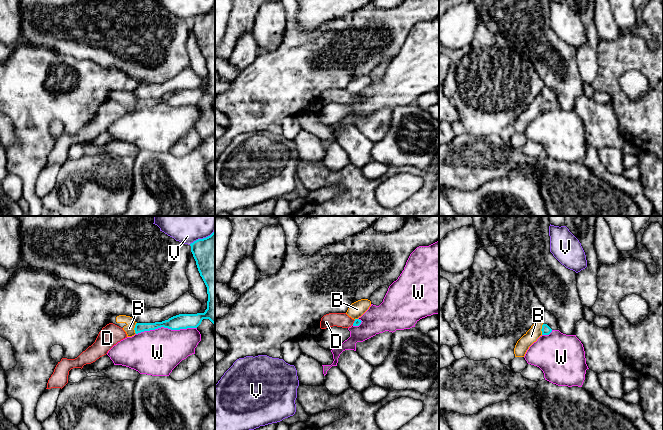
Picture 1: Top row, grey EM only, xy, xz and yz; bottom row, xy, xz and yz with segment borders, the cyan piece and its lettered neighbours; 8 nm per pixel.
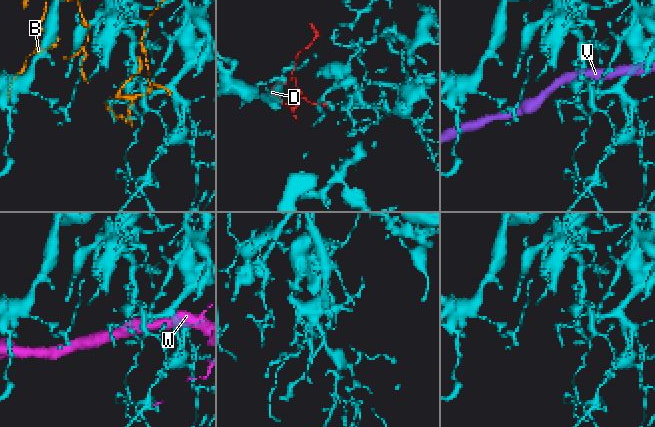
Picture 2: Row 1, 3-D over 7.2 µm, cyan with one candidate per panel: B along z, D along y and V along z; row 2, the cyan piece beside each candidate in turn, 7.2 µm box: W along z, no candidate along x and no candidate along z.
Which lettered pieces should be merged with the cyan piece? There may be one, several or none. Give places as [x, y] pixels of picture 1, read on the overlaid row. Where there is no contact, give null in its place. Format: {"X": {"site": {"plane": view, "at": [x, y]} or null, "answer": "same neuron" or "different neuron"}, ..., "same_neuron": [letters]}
{"B": {"site": {"plane": "xy", "at": [134, 328]}, "answer": "different neuron"}, "D": {"site": {"plane": "xz", "at": [354, 322]}, "answer": "same neuron"}, "V": {"site": {"plane": "xy", "at": [203, 238]}, "answer": "different neuron"}, "W": {"site": {"plane": "xy", "at": [166, 327]}, "answer": "different neuron"}, "same_neuron": ["D"]}

